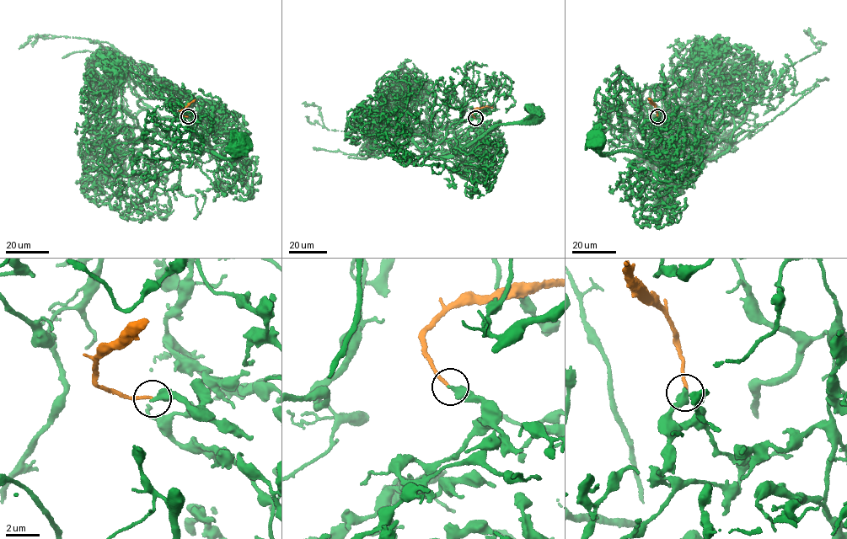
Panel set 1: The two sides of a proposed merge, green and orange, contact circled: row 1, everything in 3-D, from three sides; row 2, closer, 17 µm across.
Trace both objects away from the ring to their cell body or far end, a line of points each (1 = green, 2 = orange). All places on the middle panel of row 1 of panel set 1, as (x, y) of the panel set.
1: (474, 118), (472, 149), (445, 141), (423, 155), (449, 158), (538, 116)
2: (474, 118), (472, 112), (474, 109), (487, 106), (492, 109)

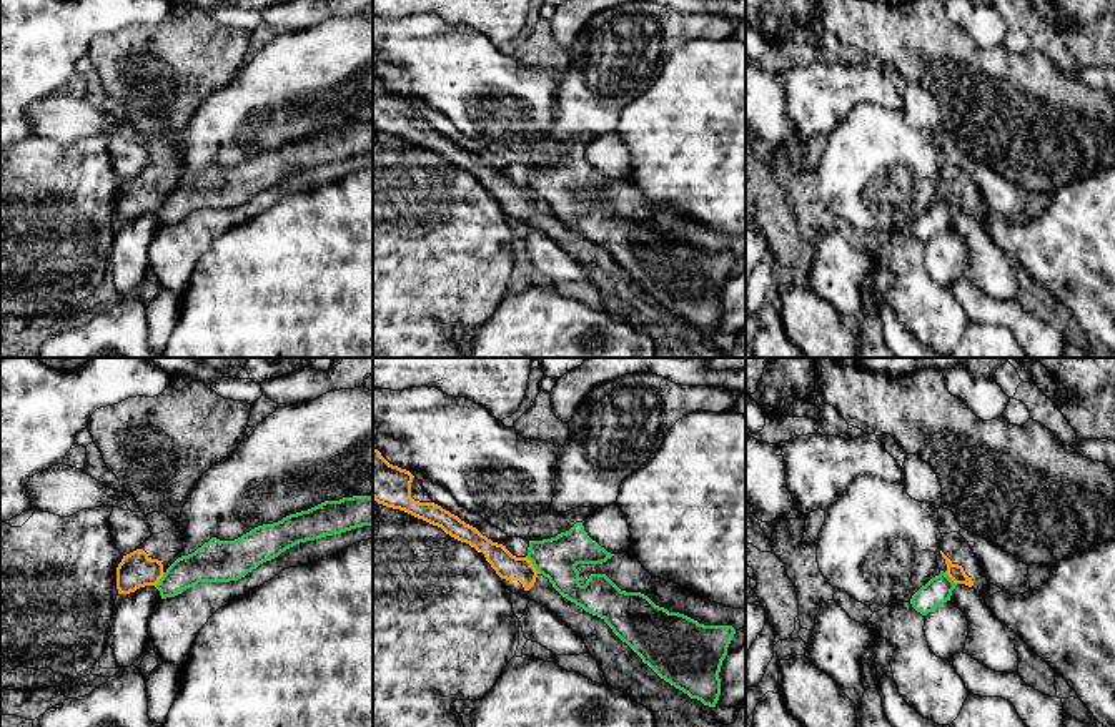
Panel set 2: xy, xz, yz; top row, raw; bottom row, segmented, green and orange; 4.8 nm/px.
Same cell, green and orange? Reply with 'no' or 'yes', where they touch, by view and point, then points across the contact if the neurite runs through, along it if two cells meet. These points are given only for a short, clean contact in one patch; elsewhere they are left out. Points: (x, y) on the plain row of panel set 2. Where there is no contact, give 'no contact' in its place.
no; contact xz (533, 192); border xz (526, 183), (540, 200)

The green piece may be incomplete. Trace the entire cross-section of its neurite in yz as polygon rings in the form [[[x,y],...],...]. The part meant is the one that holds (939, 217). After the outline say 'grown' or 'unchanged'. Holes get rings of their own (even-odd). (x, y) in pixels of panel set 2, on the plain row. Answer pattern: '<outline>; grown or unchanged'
[[[940,198],[939,203],[932,205],[912,223],[910,231],[917,240],[927,243],[937,233],[950,228],[955,213],[957,211],[947,203],[947,200]]]; unchanged

